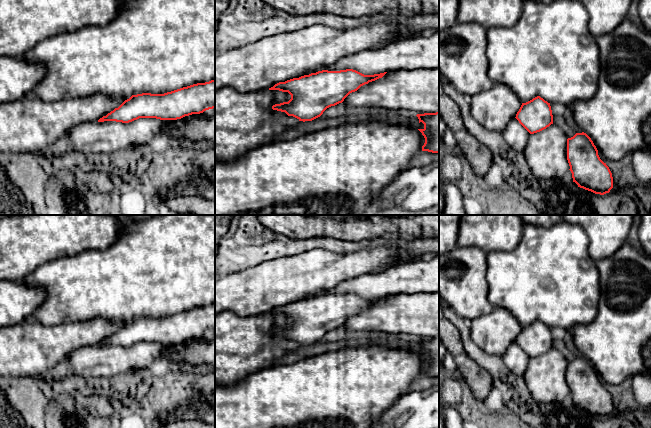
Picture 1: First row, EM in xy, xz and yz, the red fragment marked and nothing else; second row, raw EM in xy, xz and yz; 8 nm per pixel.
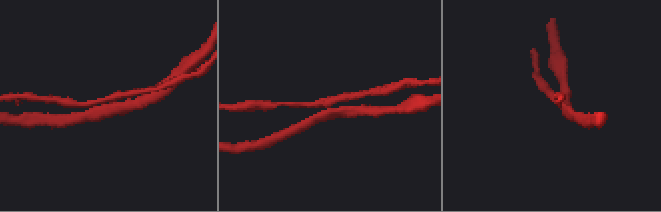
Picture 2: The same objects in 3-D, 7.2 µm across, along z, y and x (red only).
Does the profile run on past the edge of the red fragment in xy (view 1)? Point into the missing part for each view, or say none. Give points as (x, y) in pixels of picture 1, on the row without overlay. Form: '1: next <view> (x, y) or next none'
1: next none

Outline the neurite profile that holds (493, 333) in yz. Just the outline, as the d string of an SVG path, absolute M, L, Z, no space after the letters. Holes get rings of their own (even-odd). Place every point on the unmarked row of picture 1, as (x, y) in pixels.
M494 307L492 312L472 320L470 332L473 342L482 351L502 357L521 329L513 314L505 308Z

